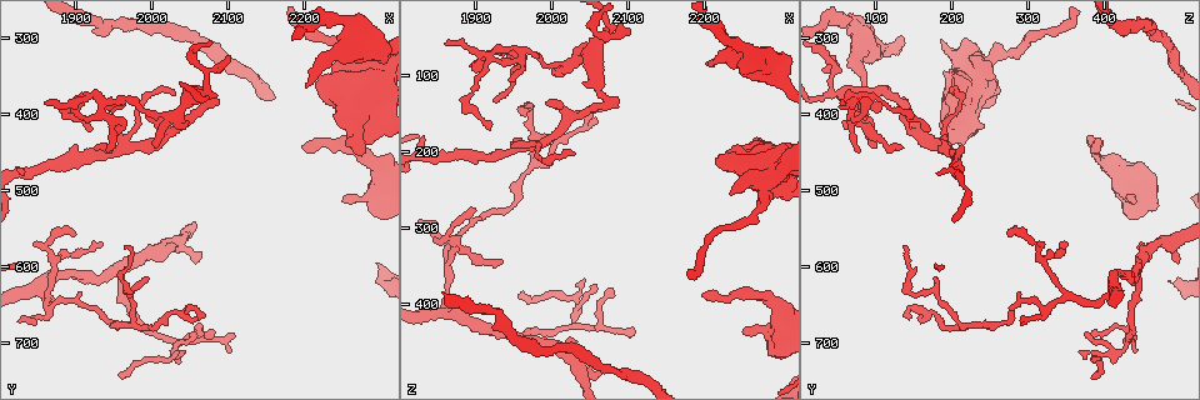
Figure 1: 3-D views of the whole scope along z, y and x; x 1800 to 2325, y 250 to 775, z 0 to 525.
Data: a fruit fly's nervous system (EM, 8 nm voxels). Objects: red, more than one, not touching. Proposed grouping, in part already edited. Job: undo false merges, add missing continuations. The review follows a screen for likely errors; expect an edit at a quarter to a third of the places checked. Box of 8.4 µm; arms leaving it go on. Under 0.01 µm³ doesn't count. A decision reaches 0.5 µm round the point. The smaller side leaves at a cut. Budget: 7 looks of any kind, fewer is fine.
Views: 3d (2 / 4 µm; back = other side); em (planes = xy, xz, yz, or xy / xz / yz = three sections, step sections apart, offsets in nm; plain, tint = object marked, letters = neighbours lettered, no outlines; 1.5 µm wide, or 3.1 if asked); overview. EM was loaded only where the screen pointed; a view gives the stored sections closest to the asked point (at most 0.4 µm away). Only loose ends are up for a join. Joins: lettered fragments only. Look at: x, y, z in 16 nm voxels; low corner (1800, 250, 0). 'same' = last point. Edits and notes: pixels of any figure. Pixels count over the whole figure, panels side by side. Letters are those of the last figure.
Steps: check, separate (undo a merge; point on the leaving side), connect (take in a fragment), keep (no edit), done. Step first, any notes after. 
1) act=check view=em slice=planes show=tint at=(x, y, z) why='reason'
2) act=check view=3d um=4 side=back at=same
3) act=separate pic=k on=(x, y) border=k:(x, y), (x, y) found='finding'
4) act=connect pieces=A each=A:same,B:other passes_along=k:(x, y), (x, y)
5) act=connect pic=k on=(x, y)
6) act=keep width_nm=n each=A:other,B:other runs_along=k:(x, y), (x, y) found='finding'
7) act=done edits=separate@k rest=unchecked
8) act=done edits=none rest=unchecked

act=check view=3d um=4 at=(2100, 320, 45) why='tapers out'

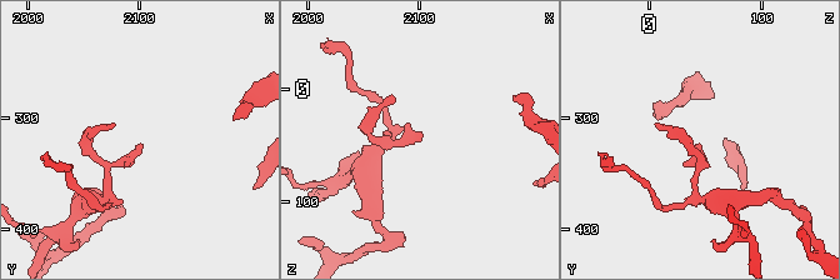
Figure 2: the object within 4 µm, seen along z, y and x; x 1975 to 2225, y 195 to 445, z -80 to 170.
act=check view=em slice=planes show=letters at=(2100, 322, 40) why='shape alone is not enough'

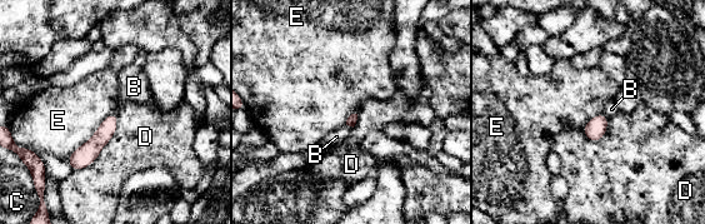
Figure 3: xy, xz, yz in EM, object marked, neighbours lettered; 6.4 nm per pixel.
act=keep longest_contact=D:480nm each=B:other,C:other,D:other,E:other found='no lettered fragment goes on from it'

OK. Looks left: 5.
act=check view=3d um=2 at=(1970, 680, 220) why='arms part here'

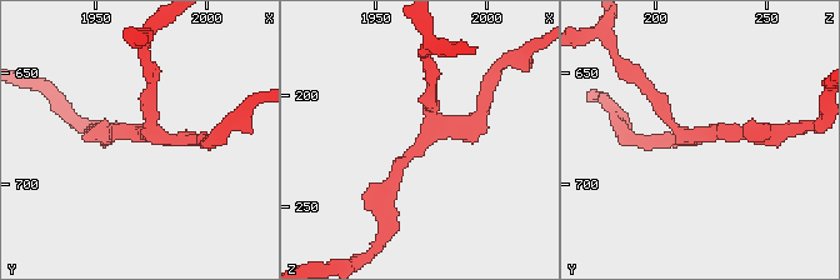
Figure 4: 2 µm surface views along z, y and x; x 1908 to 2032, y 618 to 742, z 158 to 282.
act=check view=em slice=planes show=letters at=(1973, 678, 217) arms=3 why='shape alone is not enough'

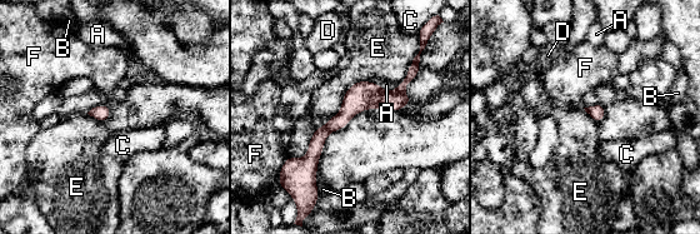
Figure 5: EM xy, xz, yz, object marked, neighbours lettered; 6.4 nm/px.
act=keep each=A:other,B:other,C:other,D:other,E:other,F:other border=5:(368, 80), (319, 128) found='one neuron here'

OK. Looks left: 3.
act=check view=3d um=4 at=(2030, 700, 430) why='abrupt turn'

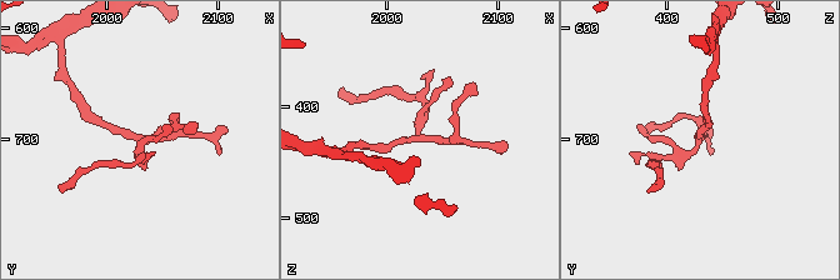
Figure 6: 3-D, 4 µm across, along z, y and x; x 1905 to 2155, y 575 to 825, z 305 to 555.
act=check view=em slice=yz step=4 show=tint at=(2028, 702, 426) why='now the EM'

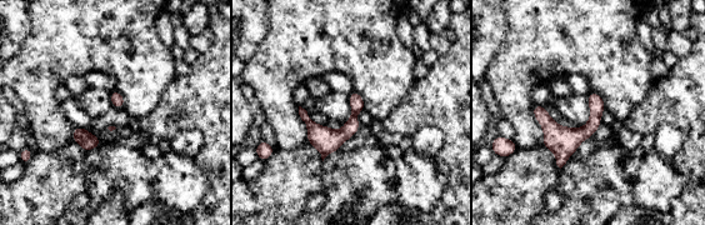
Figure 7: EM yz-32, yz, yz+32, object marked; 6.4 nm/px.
act=check view=em slice=planes show=letters at=same why='cut it another way'

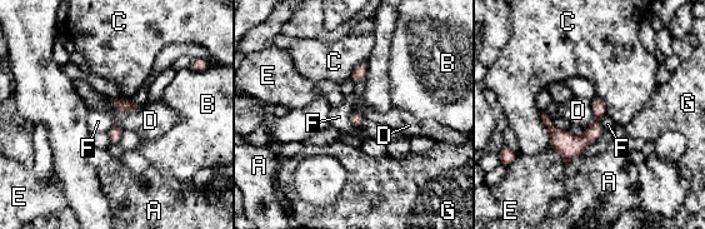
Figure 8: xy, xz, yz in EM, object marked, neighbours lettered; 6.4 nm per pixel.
act=keep width_nm=90 each=A:other,B:other,C:other,D:other,E:other,F:other,G:other border=8:(109, 99), (119, 111), (139, 105) found='one neuron here'

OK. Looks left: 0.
act=done edits=none rest=unchecked

